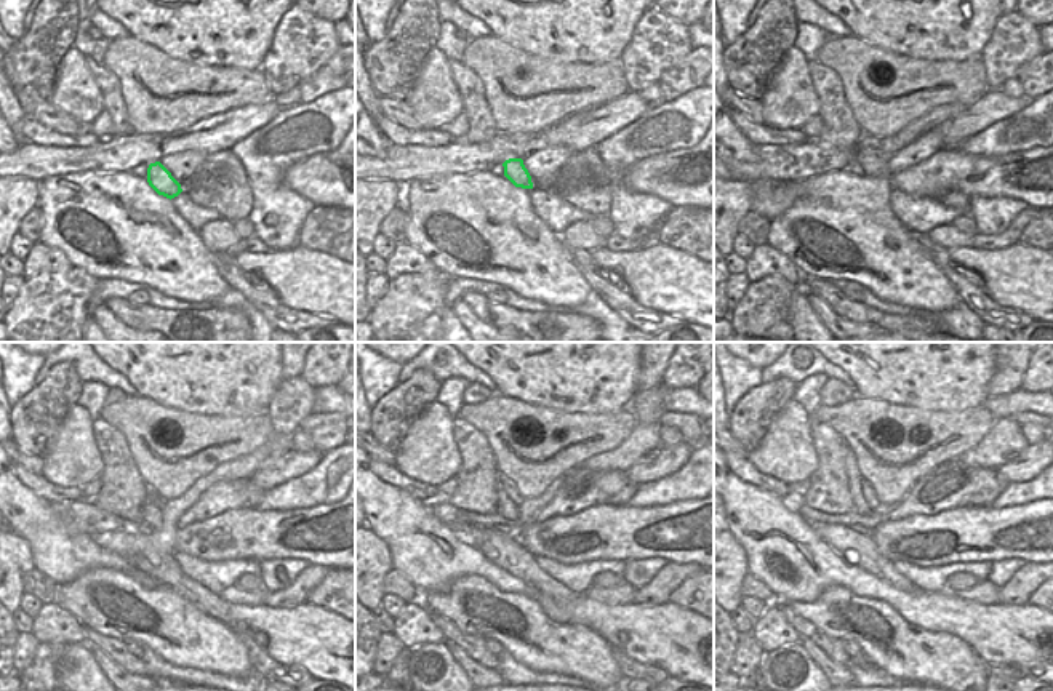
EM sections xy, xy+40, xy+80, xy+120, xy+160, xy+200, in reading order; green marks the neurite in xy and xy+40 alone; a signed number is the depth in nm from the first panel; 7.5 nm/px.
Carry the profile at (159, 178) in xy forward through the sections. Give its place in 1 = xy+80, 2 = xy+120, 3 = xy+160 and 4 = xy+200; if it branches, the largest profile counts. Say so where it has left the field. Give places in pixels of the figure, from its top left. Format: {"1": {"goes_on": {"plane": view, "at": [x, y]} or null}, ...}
{"1": {"goes_on": {"plane": "xy+80", "at": [874, 165]}}, "2": {"goes_on": {"plane": "xy+120", "at": [151, 515]}}, "3": {"goes_on": {"plane": "xy+160", "at": [509, 511]}}, "4": {"goes_on": {"plane": "xy+200", "at": [864, 509]}}}

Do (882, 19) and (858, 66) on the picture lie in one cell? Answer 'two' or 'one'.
two

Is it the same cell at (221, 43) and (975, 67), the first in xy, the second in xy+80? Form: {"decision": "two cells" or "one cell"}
{"decision": "two cells"}

